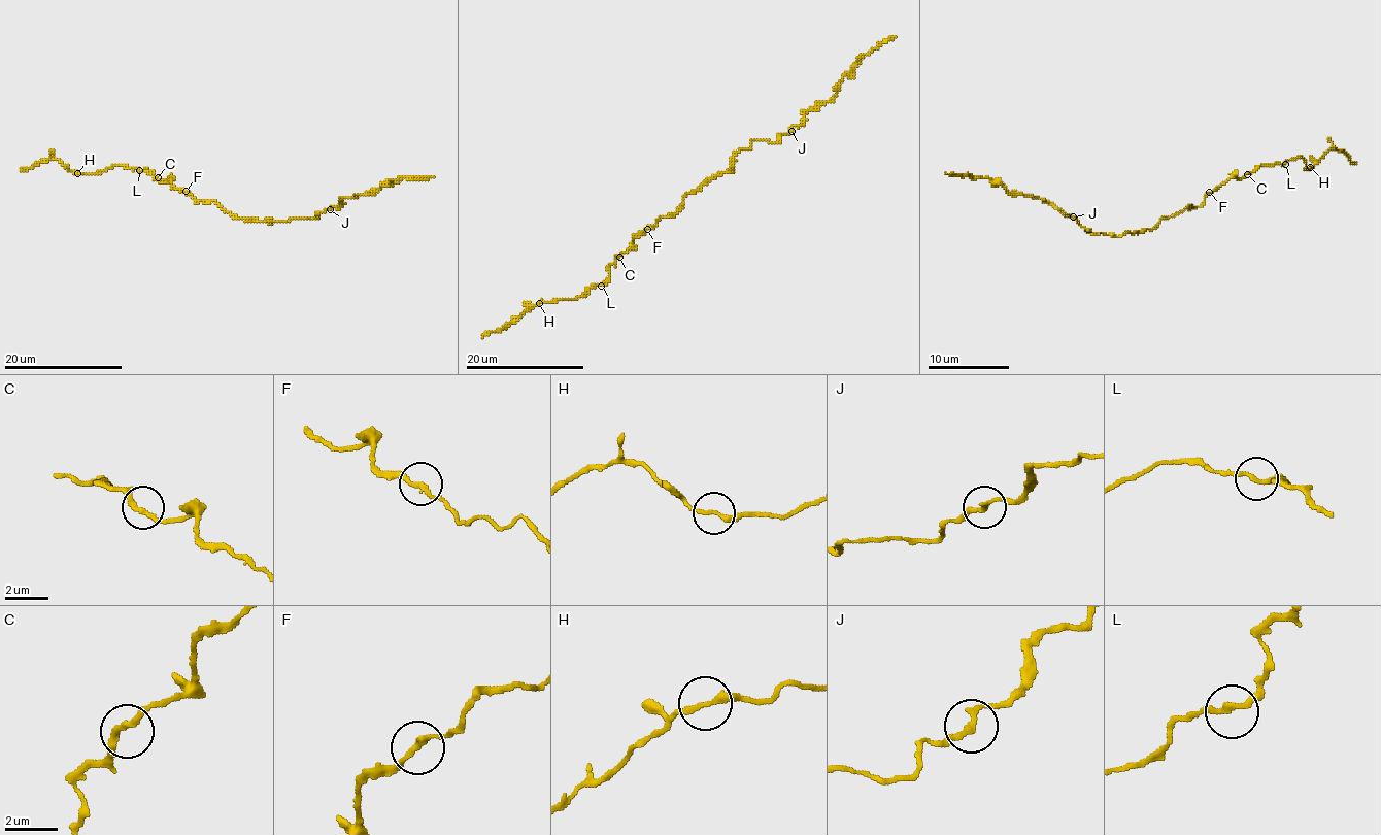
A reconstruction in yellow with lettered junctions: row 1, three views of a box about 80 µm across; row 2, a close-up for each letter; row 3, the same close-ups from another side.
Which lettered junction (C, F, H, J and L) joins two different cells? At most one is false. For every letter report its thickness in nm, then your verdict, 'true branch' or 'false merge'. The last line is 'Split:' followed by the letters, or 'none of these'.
C: calibre 220 nm; true branch
F: calibre 200 nm; true branch
H: calibre 220 nm; true branch
J: calibre 220 nm; true branch
L: calibre 200 nm; true branch
Split: none of these

